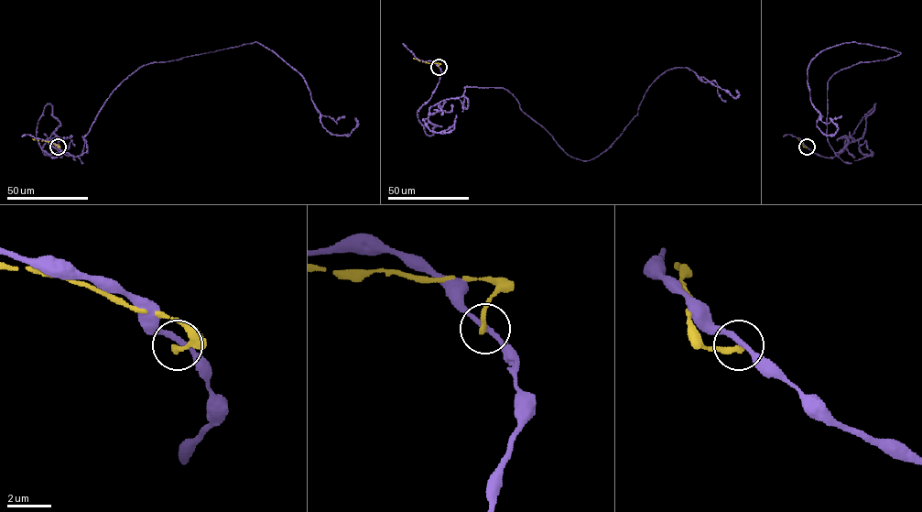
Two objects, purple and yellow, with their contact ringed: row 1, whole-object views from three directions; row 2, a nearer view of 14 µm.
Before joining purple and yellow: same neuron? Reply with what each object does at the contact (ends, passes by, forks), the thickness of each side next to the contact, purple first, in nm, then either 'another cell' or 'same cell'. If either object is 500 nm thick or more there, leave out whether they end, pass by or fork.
purple passes by; yellow ends there; 240 nm thick on the purple side, 280 nm on the other; another cell

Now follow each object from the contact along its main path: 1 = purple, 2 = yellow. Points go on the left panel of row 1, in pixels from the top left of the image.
1: (58, 147), (47, 104), (78, 156), (139, 68), (255, 42), (328, 131), (355, 117)
2: (58, 147), (49, 142), (32, 139)

